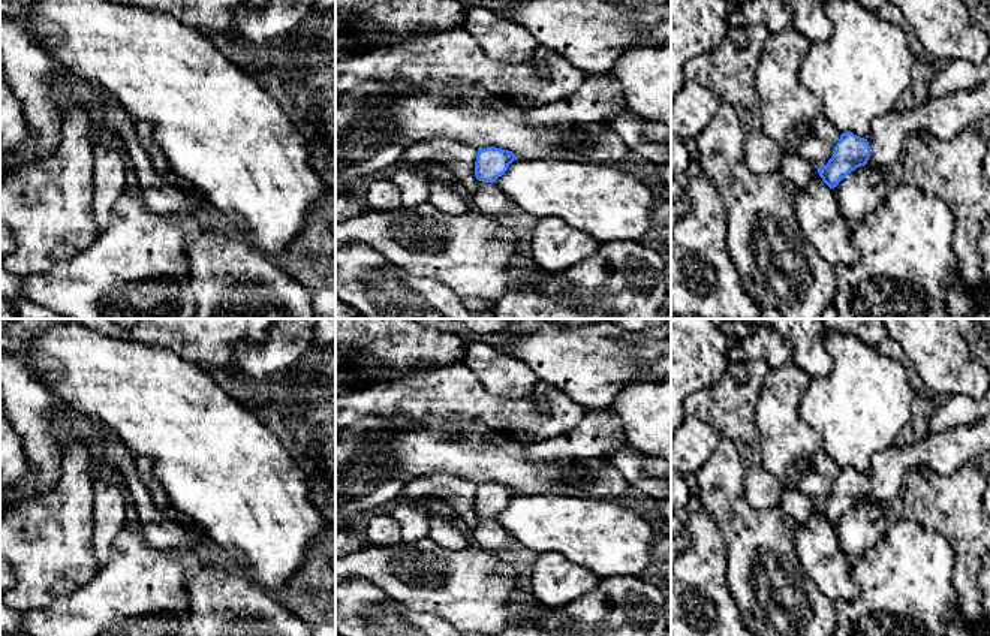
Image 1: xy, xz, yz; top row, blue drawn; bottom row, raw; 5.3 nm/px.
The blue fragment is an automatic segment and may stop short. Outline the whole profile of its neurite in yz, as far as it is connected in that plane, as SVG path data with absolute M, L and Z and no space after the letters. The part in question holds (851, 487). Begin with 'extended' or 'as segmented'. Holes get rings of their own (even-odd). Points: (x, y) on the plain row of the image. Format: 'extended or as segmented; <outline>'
extended; M990 415L972 425L921 437L912 444L897 443L878 452L870 461L869 474L852 467L842 468L831 494L818 509L830 524L864 500L888 510L896 504L909 468L924 465L950 476L963 464L977 461L986 450L990 450Z

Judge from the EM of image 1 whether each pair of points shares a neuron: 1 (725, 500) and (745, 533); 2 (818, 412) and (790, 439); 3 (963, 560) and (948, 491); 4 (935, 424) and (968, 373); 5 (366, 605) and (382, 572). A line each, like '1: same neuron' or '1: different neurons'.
1: same neuron
2: different neurons
3: same neuron
4: different neurons
5: different neurons

